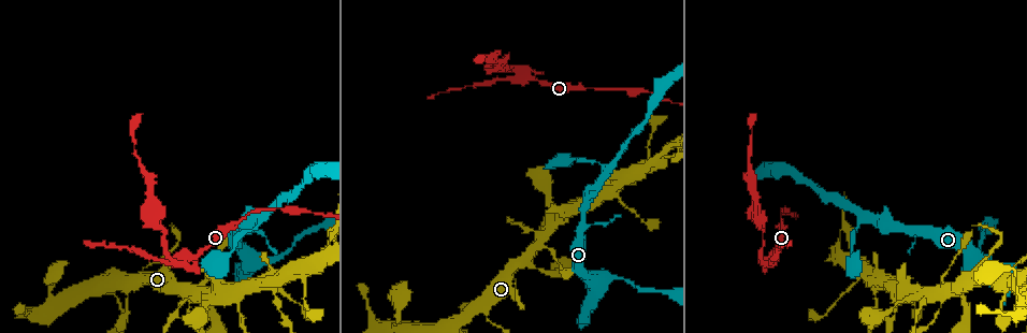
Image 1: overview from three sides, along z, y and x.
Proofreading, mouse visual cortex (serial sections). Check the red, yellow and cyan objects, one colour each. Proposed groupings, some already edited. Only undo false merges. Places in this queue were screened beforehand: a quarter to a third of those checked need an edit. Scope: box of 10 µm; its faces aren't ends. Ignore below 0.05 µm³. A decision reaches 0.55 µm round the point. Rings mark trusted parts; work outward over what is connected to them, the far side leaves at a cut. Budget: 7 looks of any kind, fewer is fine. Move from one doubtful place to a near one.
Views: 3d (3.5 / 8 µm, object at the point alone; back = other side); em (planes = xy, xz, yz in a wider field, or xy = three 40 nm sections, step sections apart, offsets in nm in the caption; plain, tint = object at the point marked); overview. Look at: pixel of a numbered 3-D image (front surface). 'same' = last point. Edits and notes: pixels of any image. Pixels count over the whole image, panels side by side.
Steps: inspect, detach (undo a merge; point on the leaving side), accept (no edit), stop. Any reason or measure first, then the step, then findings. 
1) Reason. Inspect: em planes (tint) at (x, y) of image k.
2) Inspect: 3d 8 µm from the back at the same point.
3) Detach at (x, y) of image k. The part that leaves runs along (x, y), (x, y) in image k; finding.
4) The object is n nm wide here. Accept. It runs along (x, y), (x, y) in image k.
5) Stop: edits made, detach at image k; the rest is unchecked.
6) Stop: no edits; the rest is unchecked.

Three arms meet. Inspect: 3d 3.5 µm at (261, 215) of image 1.

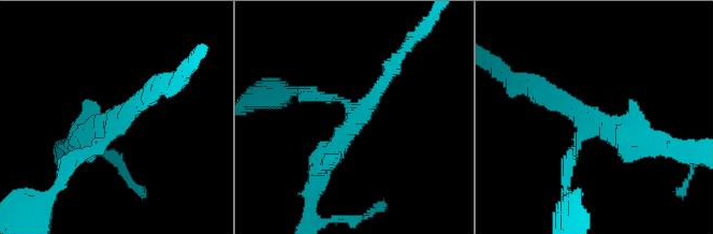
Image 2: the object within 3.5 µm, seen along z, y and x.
3 arms meet here; the arms are 150, 250, 300 nm wide; need the tissue. Inspect: em xy step 3 (plain) at (113, 121) of image 2.

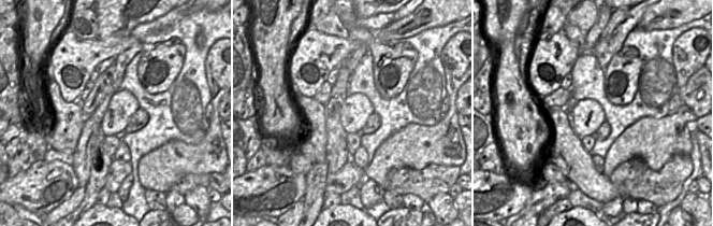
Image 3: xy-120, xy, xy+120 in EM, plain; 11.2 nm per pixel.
Inspect: em xy step 3 (tint) at the same point.

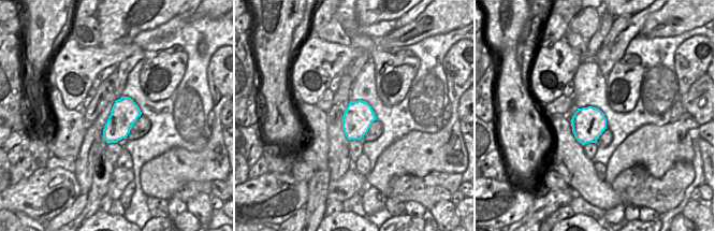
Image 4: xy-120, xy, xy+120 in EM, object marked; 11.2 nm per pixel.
Accept. It runs along (318, 175), (321, 161), (390, 70) in image 2; all the same cell.

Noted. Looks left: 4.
Sharp bend. Inspect: 3d 3.5 µm at (242, 273) of image 1.

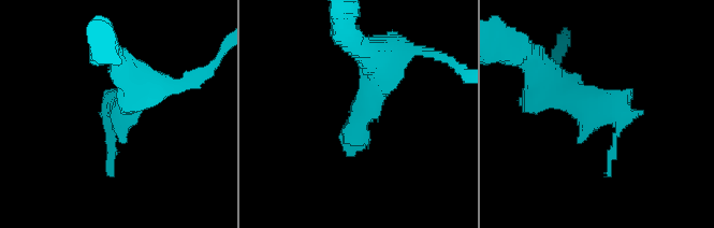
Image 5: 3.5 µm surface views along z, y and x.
Need the tissue. Inspect: em planes (tint) at (357, 124) of image 5.

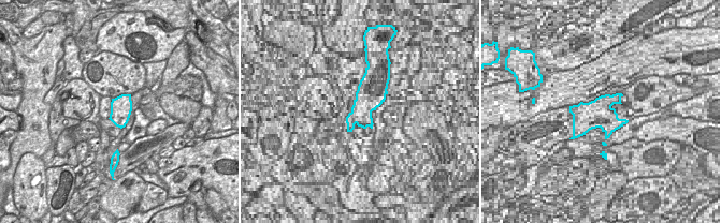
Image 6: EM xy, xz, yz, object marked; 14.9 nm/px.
Accept. It runs along (548, 84), (616, 113), (608, 173) in image 5; all the same cell.

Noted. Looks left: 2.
Small branch off a trunk. Inspect: 3d 3.5 µm at (945, 293) of image 1.

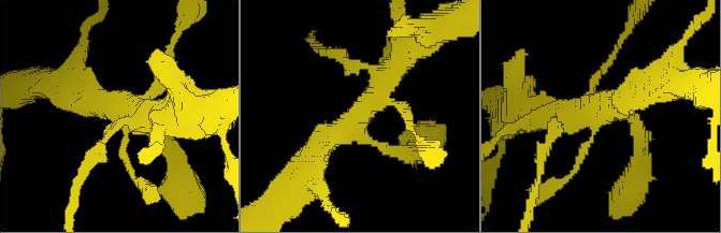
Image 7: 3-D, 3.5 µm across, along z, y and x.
Inspect: em xy step 3 (tint) at (123, 110) of image 7.

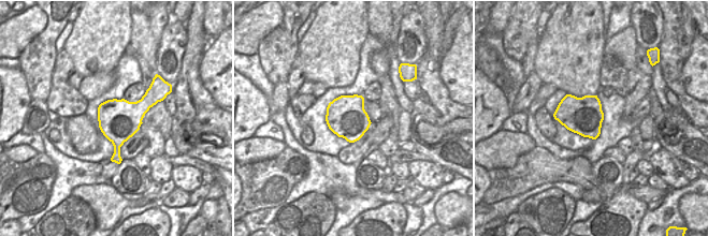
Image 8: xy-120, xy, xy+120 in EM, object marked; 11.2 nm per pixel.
Accept. It runs along (318, 155), (358, 118), (407, 53) in image 7; one cell here.

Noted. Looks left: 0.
Stop: no edits; the rest is unchecked.

